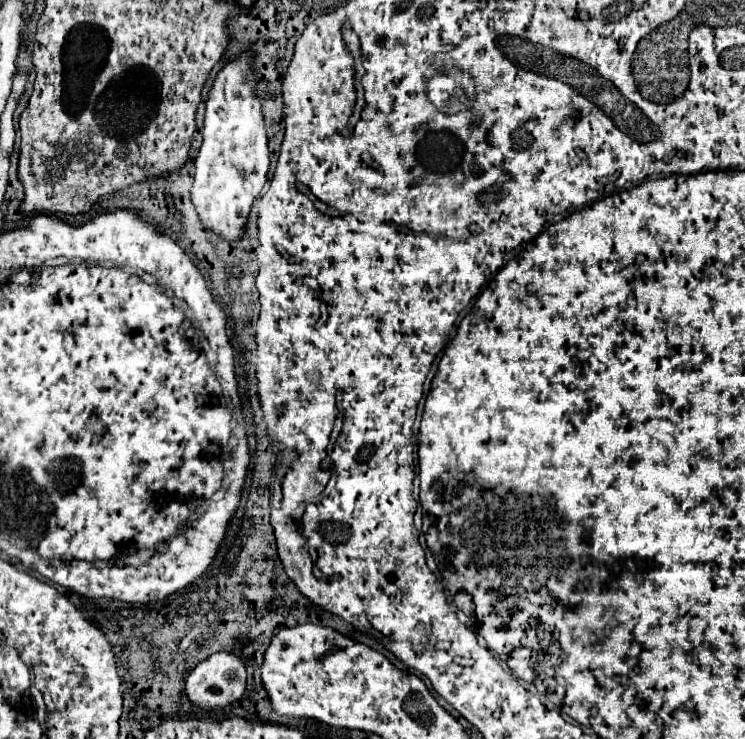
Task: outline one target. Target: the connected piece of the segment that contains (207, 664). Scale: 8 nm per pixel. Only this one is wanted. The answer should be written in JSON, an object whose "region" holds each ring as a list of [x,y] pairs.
{"region":[[[213,654],[189,674],[185,692],[187,692],[187,698],[193,706],[197,706],[201,710],[221,710],[221,708],[227,708],[227,706],[239,702],[239,698],[245,692],[245,678],[247,678],[245,666],[237,656]]]}

